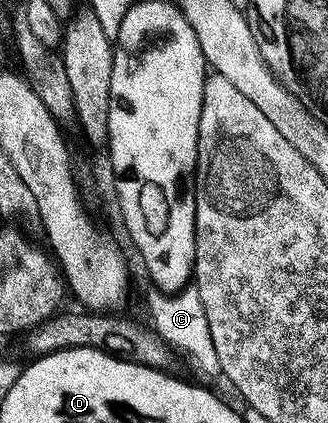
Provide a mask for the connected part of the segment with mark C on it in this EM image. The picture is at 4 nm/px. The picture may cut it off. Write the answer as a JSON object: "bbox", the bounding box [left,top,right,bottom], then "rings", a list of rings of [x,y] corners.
{"bbox":[146,284,222,378],"rings":[[[191,284],[177,294],[166,294],[163,290],[150,288],[146,294],[146,306],[154,321],[152,330],[158,334],[171,351],[183,354],[194,365],[202,378],[219,377],[222,374],[220,360],[216,356],[216,344],[212,344],[212,332],[208,329],[208,316],[204,316],[204,304],[200,301],[197,285]]]}

